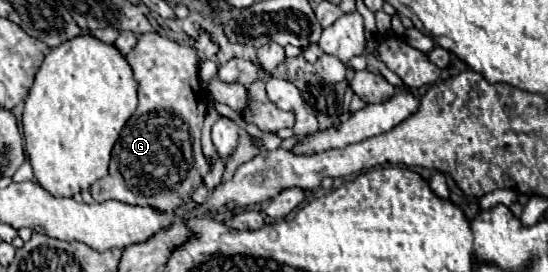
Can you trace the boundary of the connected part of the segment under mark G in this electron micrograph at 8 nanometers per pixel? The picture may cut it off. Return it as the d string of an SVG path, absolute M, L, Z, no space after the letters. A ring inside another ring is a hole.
M149 32L139 36L137 46L127 54L127 60L139 84L139 106L123 126L121 136L113 148L109 174L91 186L91 196L97 204L119 200L133 206L151 206L155 210L171 214L191 200L191 194L197 188L197 172L199 176L205 176L211 168L201 150L201 128L207 114L207 102L197 74L199 58L195 48L167 40L157 32Z

